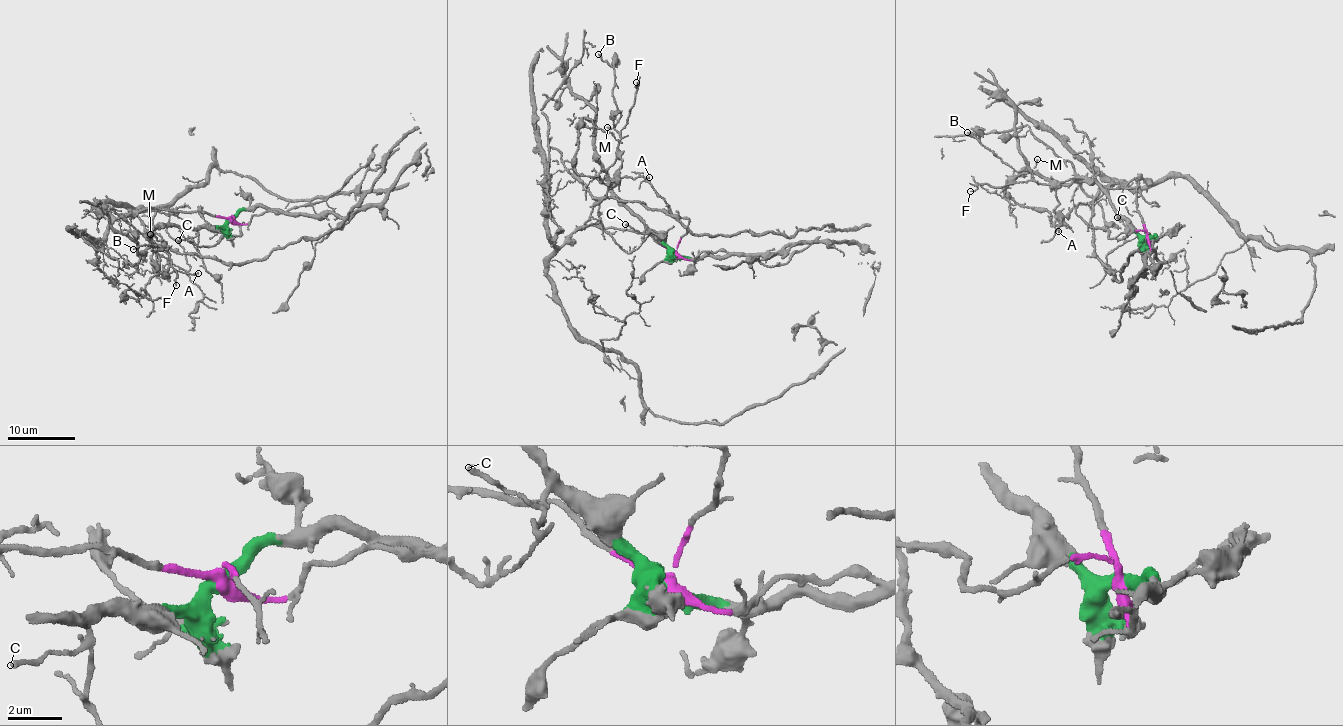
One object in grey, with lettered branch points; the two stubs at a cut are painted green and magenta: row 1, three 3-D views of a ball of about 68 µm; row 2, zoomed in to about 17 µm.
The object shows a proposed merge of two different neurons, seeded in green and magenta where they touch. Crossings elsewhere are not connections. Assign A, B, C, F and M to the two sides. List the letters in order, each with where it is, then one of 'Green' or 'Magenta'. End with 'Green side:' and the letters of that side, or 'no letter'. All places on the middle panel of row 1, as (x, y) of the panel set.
A: Place: (649, 177). Green
B: Place: (598, 54). Green
C: Place: (625, 224). Green
F: Place: (636, 82). Green
M: Place: (607, 127). Green
Green side: A, B, C, F, M

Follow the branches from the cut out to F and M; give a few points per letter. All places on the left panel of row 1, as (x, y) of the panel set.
F: (231, 221), (207, 229), (161, 225), (154, 231), (174, 273), (177, 271), (176, 285)
M: (231, 221), (207, 229), (161, 225), (154, 232), (162, 239), (164, 250), (149, 233)

